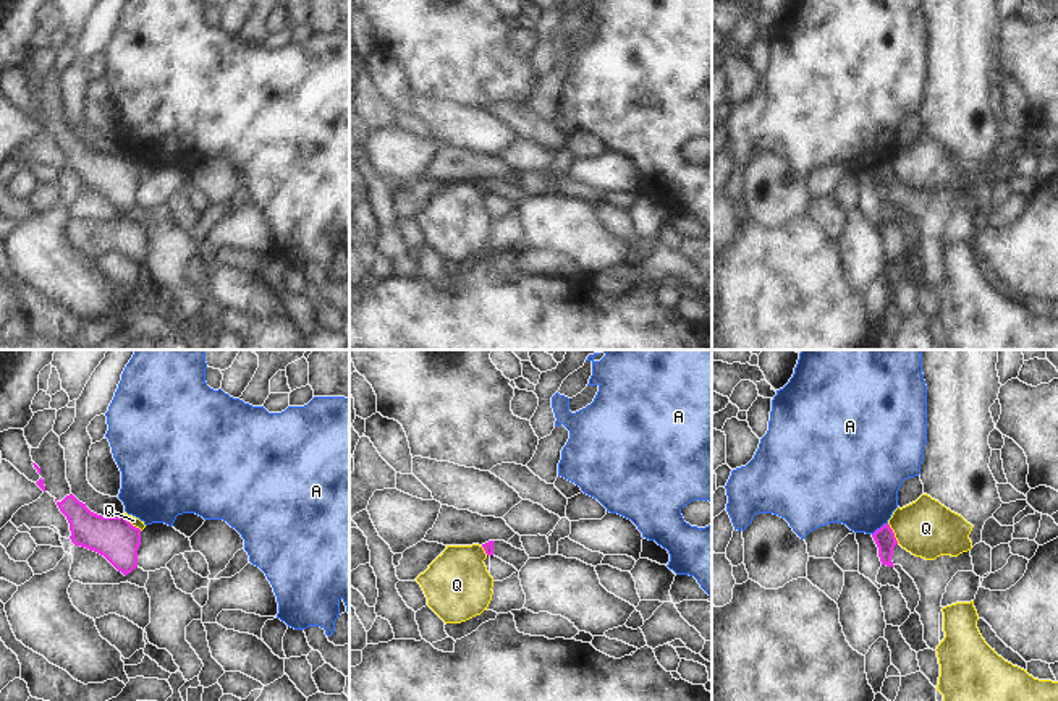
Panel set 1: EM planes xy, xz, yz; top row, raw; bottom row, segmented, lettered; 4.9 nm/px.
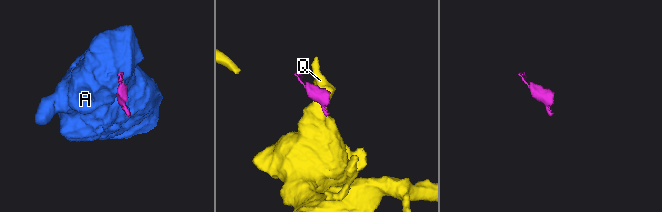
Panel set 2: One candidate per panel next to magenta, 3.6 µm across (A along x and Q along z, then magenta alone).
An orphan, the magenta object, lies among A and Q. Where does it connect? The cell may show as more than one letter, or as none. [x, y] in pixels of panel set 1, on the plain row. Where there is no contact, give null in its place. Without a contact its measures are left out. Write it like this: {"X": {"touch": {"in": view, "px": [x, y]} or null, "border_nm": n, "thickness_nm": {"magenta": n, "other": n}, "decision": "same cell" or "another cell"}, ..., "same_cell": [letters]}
{"A": {"touch": {"in": "yz", "px": [880, 165]}, "border_nm": 100, "thickness_nm": {"magenta": 100, "other": 420}, "decision": "another cell"}, "Q": {"touch": {"in": "xy", "px": [130, 161]}, "border_nm": 130, "thickness_nm": {"magenta": 220, "other": 50}, "decision": "another cell"}, "same_cell": []}

